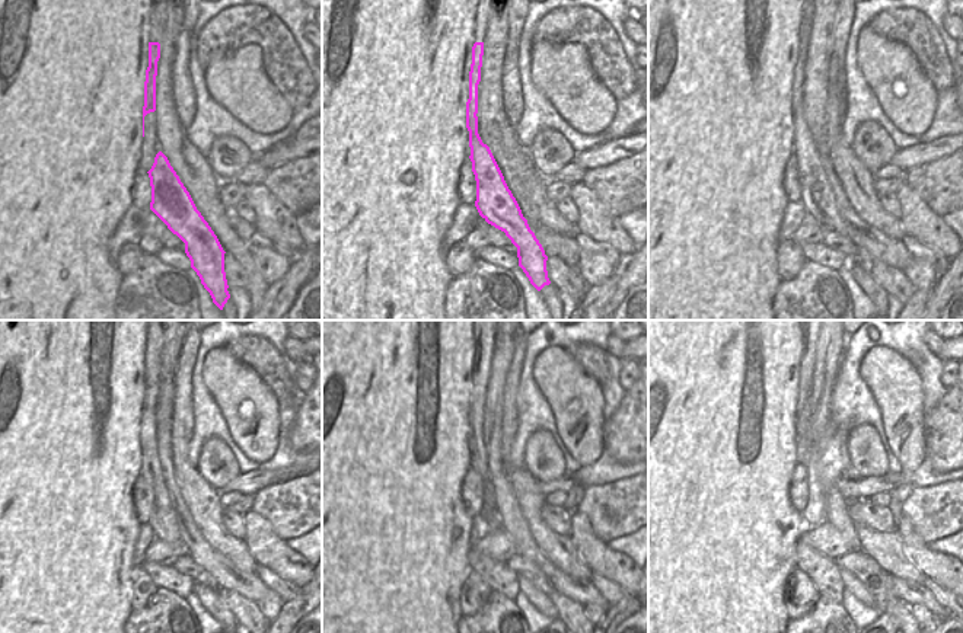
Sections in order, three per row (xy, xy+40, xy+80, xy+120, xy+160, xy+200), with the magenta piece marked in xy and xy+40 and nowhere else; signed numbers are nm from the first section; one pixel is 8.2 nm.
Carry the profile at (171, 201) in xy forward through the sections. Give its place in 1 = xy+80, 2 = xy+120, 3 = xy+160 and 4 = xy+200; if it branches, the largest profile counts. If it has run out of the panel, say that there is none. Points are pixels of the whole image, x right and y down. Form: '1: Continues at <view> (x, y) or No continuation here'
1: Continues at xy+80 (818, 198)
2: Continues at xy+120 (163, 523)
3: Continues at xy+160 (482, 357)
4: Continues at xy+200 (806, 368).

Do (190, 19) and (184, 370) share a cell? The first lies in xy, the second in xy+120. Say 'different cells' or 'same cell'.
same cell

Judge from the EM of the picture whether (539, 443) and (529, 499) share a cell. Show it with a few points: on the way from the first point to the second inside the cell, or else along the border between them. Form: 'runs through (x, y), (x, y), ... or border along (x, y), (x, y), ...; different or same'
border along (523, 466), (539, 482); different

